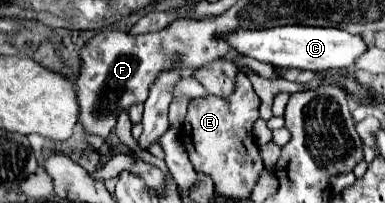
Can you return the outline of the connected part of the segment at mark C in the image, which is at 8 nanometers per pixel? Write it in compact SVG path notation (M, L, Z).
M287 25L273 29L239 29L227 35L233 51L241 55L249 55L257 61L275 65L275 67L297 67L311 71L327 71L327 69L353 69L357 57L367 51L367 43L361 35L351 35L347 31L339 31L337 27L305 27L305 25Z

